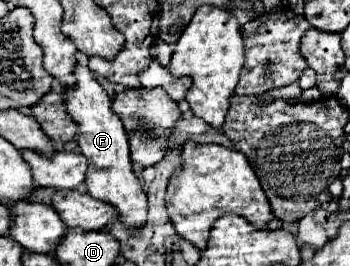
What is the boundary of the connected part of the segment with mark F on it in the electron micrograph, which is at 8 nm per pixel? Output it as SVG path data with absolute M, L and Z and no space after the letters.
M76 64L74 68L76 84L64 90L64 102L66 102L66 112L72 116L74 122L78 122L78 146L82 154L90 162L90 172L86 174L86 188L92 198L104 200L120 212L120 220L126 224L126 228L138 228L146 224L146 194L142 184L138 182L134 170L132 170L132 160L130 160L130 150L128 150L128 136L124 132L122 120L112 112L112 100L106 94L106 90L98 84L98 80L92 76L88 66Z

